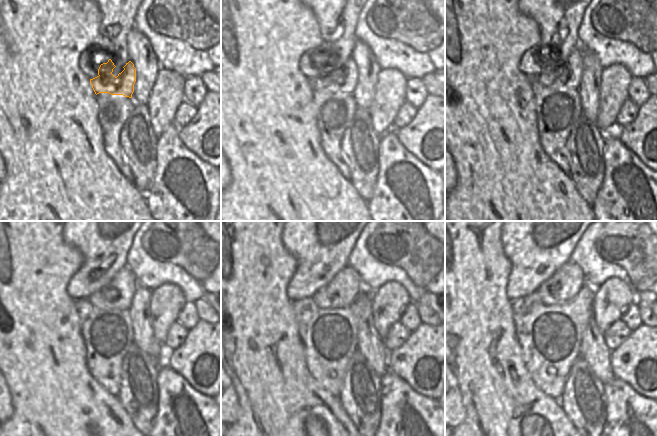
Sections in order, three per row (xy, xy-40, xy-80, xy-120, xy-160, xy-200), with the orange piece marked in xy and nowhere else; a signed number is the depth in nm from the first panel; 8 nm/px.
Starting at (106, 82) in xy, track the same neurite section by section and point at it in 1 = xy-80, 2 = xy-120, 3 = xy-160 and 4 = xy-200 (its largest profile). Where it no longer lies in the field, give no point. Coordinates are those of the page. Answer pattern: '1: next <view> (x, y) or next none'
1: next xy-80 (556, 74)
2: next xy-120 (118, 294)
3: next xy-160 (345, 287)
4: next xy-200 (565, 283)

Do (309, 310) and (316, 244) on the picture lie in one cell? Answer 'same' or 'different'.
different

